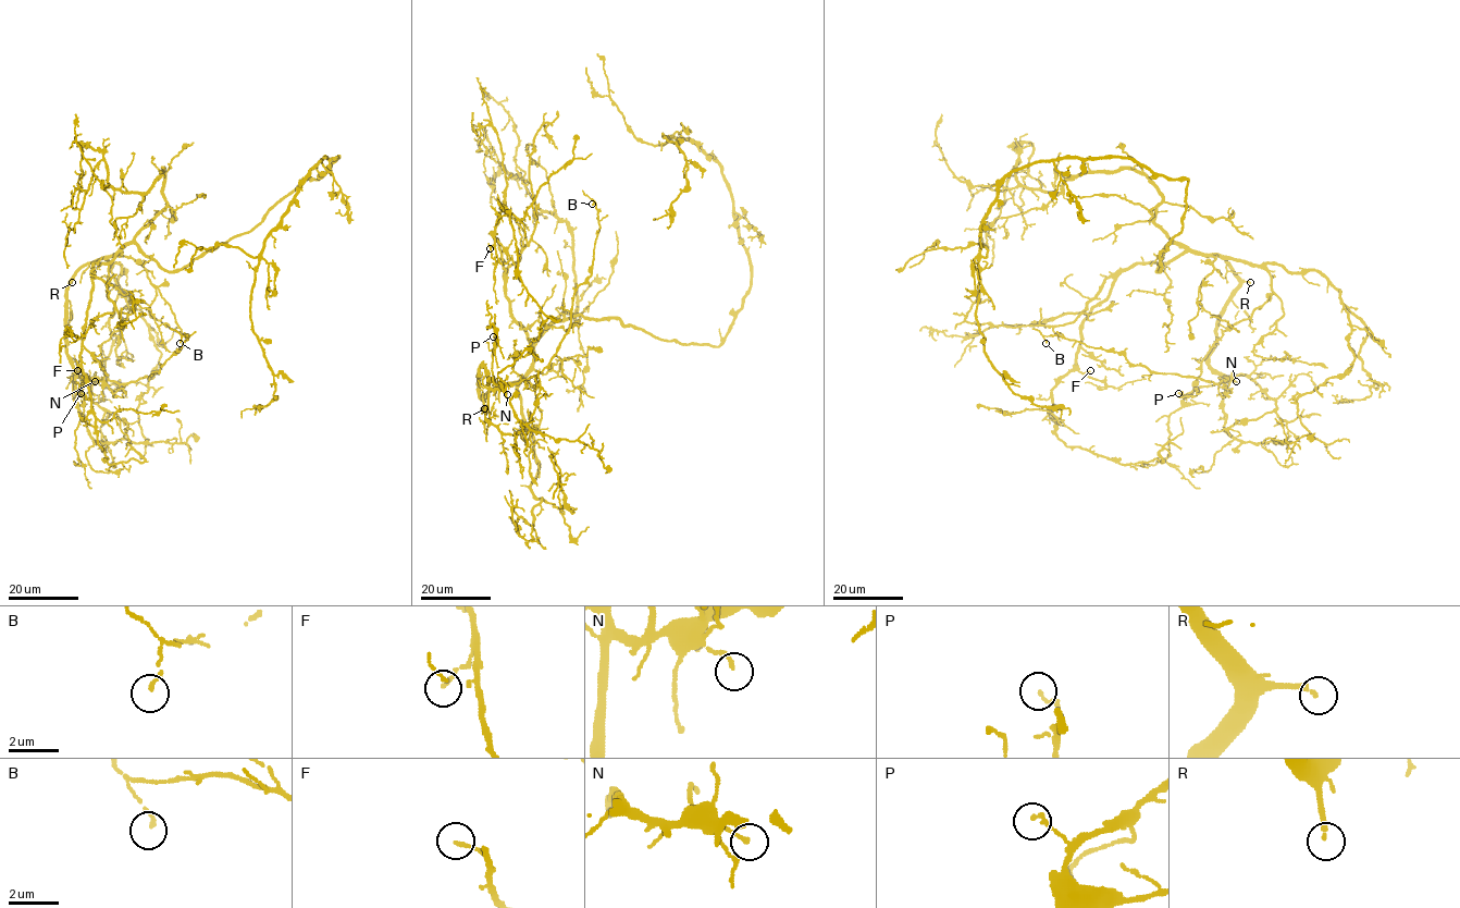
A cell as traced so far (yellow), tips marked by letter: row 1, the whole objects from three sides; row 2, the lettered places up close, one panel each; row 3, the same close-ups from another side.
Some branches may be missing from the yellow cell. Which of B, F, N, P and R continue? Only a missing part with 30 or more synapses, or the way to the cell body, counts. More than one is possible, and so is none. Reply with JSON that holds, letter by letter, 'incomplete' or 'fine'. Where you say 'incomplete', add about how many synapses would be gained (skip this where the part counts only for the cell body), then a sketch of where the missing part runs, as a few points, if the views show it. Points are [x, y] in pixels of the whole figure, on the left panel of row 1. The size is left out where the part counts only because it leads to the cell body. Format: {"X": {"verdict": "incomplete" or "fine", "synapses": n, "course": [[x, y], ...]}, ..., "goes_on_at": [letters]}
{"B": {"verdict": "fine"}, "F": {"verdict": "fine"}, "N": {"verdict": "fine"}, "P": {"verdict": "fine"}, "R": {"verdict": "incomplete", "course": [[72, 282], [79, 283], [89, 304], [119, 339], [124, 357], [111, 363]]}, "goes_on_at": ["R"]}

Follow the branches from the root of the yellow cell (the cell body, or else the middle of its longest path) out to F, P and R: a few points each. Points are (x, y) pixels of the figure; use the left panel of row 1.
F: (234, 237), (172, 271), (135, 243), (108, 262), (95, 262), (82, 372), (77, 370)
P: (234, 237), (172, 271), (127, 243), (76, 273), (67, 291), (66, 354), (82, 379), (81, 393)
R: (234, 237), (172, 271), (164, 270), (135, 243), (127, 243), (120, 254), (83, 265), (72, 282)

